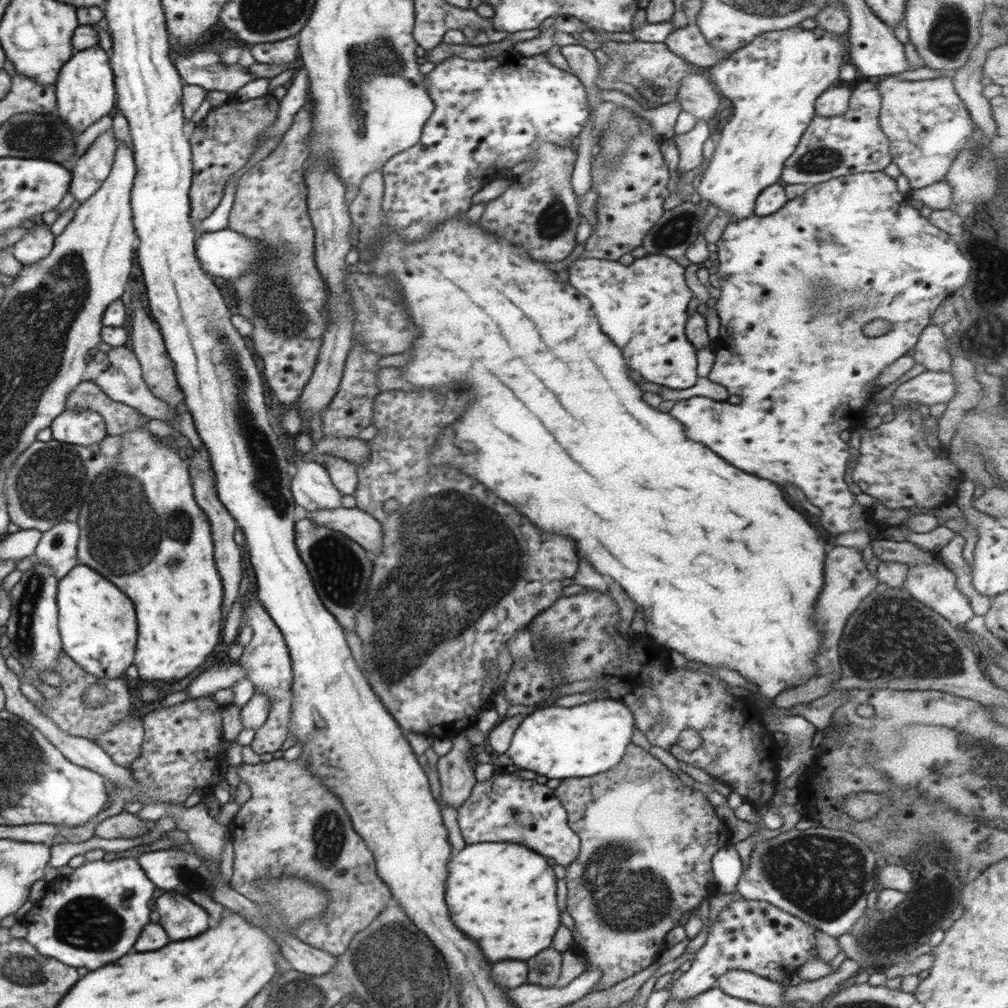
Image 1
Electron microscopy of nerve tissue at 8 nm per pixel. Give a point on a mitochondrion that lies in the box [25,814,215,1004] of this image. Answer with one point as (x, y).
(86, 922)

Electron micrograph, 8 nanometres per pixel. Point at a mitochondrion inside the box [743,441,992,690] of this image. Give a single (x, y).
(921, 650)

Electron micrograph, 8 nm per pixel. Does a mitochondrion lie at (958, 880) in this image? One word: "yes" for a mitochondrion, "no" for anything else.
no

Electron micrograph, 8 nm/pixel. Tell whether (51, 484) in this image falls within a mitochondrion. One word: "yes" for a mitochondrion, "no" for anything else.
yes

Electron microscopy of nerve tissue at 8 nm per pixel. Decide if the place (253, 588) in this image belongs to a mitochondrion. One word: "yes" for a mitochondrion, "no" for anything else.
no

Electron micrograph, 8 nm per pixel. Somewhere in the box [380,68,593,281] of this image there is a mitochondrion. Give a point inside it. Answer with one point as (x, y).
(553, 221)

